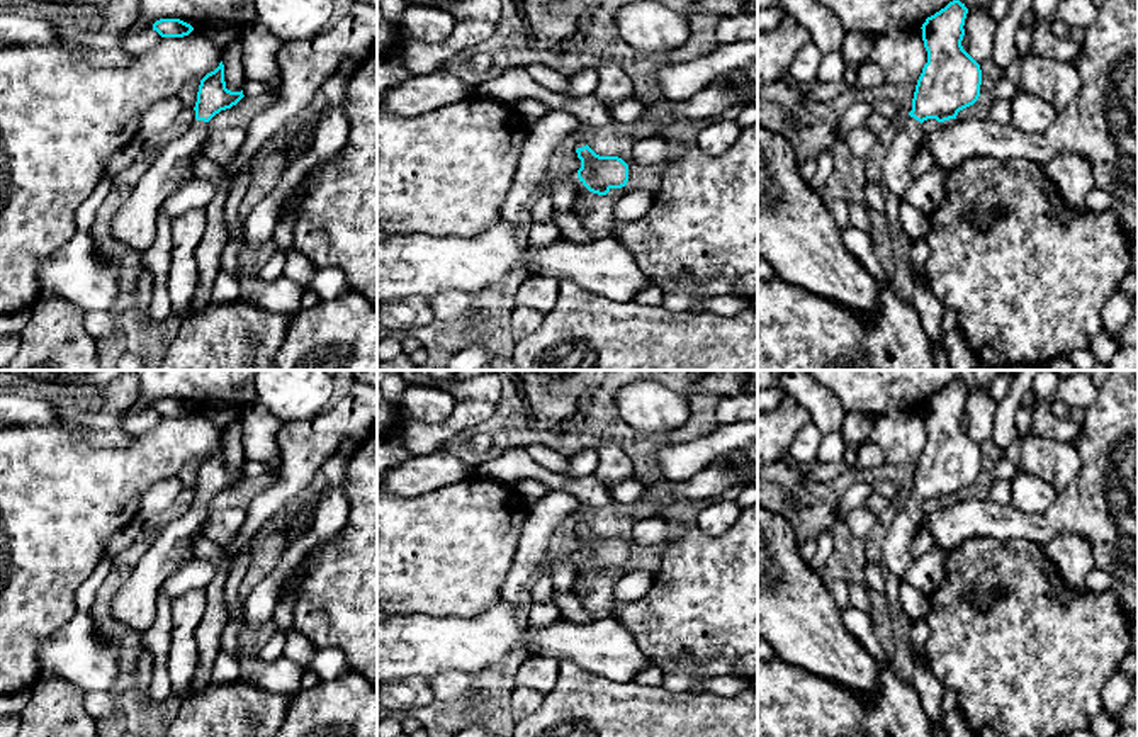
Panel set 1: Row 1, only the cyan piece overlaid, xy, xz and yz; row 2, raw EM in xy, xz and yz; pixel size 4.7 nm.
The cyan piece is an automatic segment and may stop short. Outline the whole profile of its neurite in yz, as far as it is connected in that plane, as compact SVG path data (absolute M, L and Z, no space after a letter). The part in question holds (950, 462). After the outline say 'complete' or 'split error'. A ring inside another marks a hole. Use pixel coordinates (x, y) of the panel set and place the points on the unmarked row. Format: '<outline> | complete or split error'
M953 380L921 408L927 443L915 465L912 491L899 504L882 547L887 571L900 579L914 560L910 547L924 518L922 503L956 499L980 477L980 445L961 426L966 394L965 384Z | split error

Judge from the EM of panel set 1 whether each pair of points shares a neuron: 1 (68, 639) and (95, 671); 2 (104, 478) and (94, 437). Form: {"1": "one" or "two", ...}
{"1": "one", "2": "two"}

